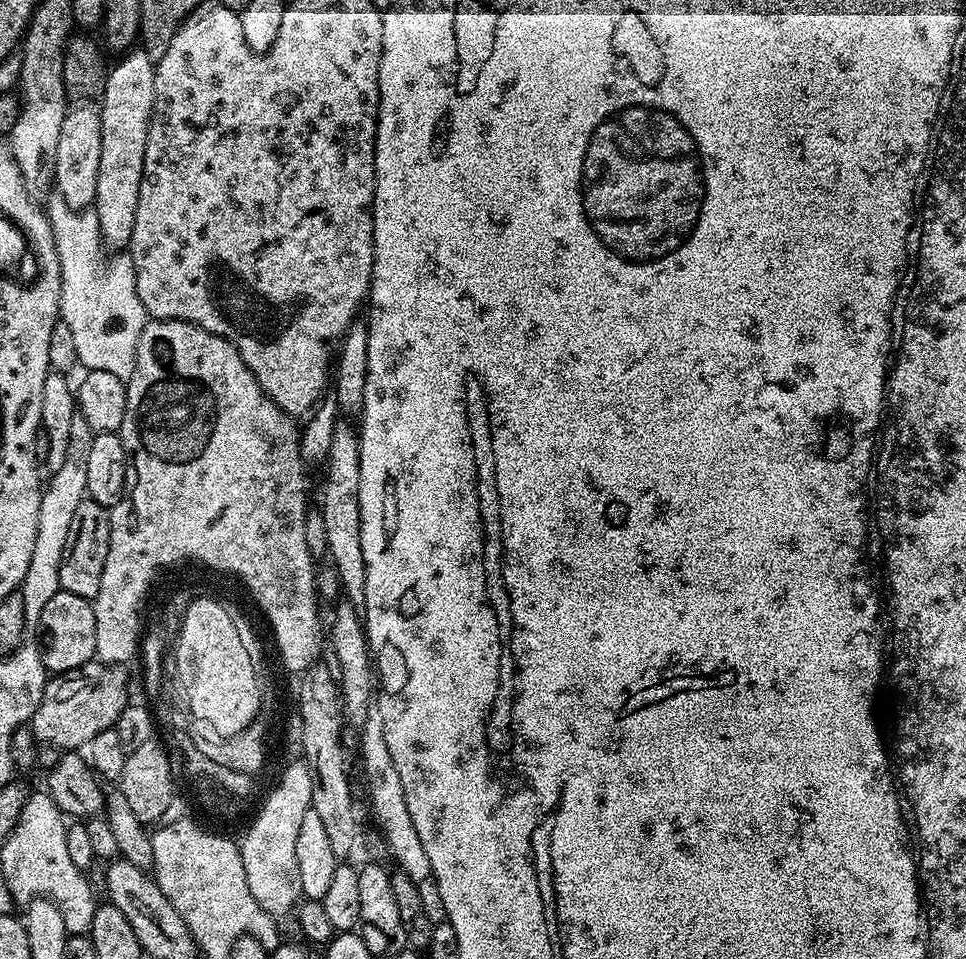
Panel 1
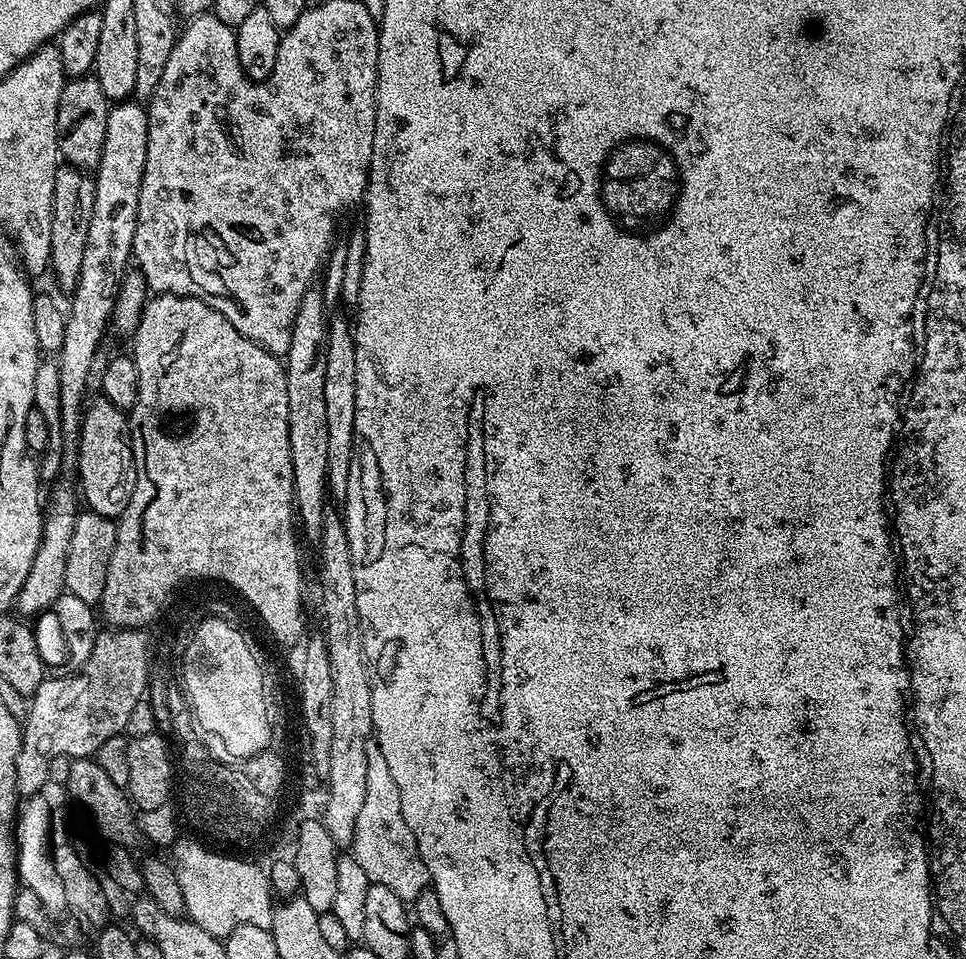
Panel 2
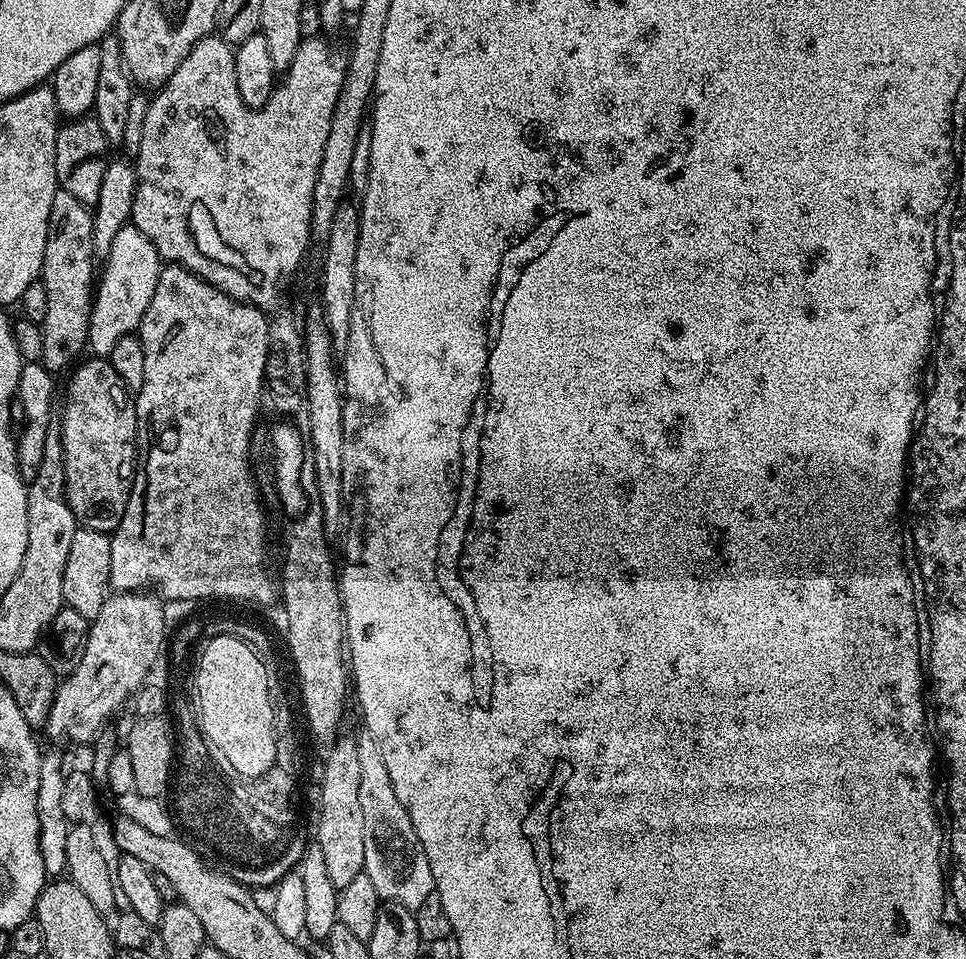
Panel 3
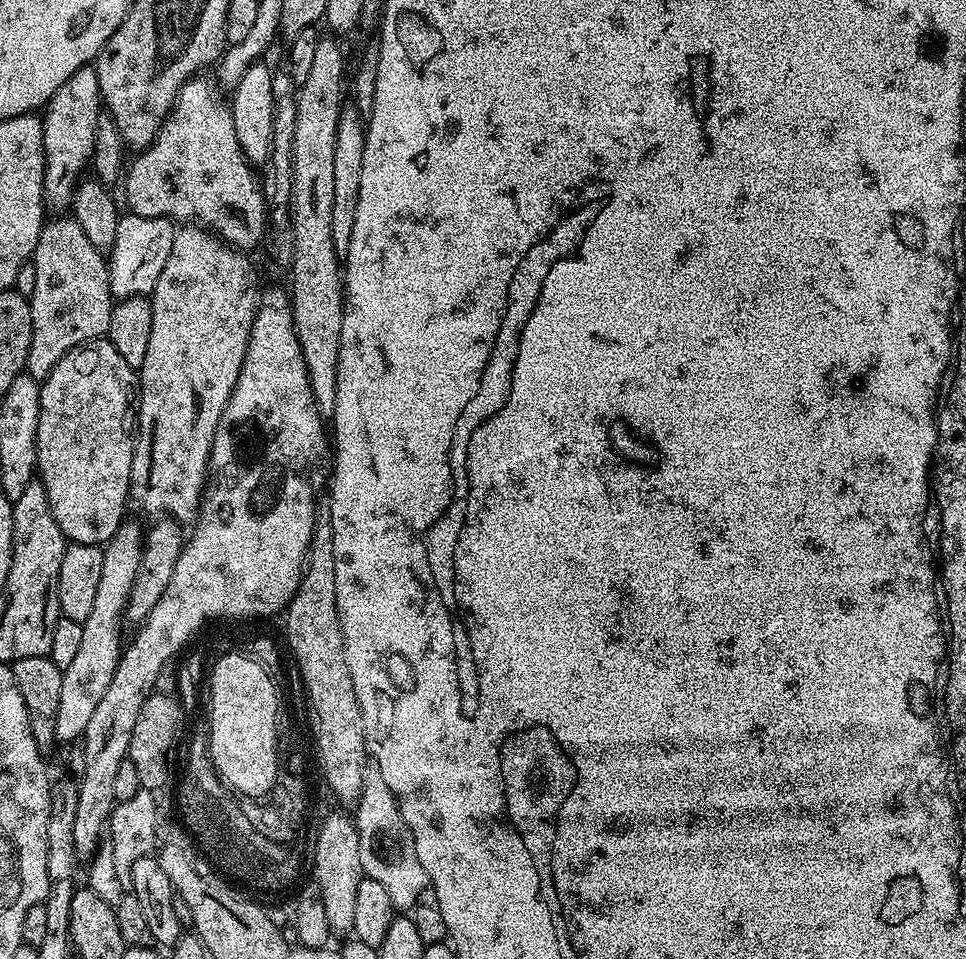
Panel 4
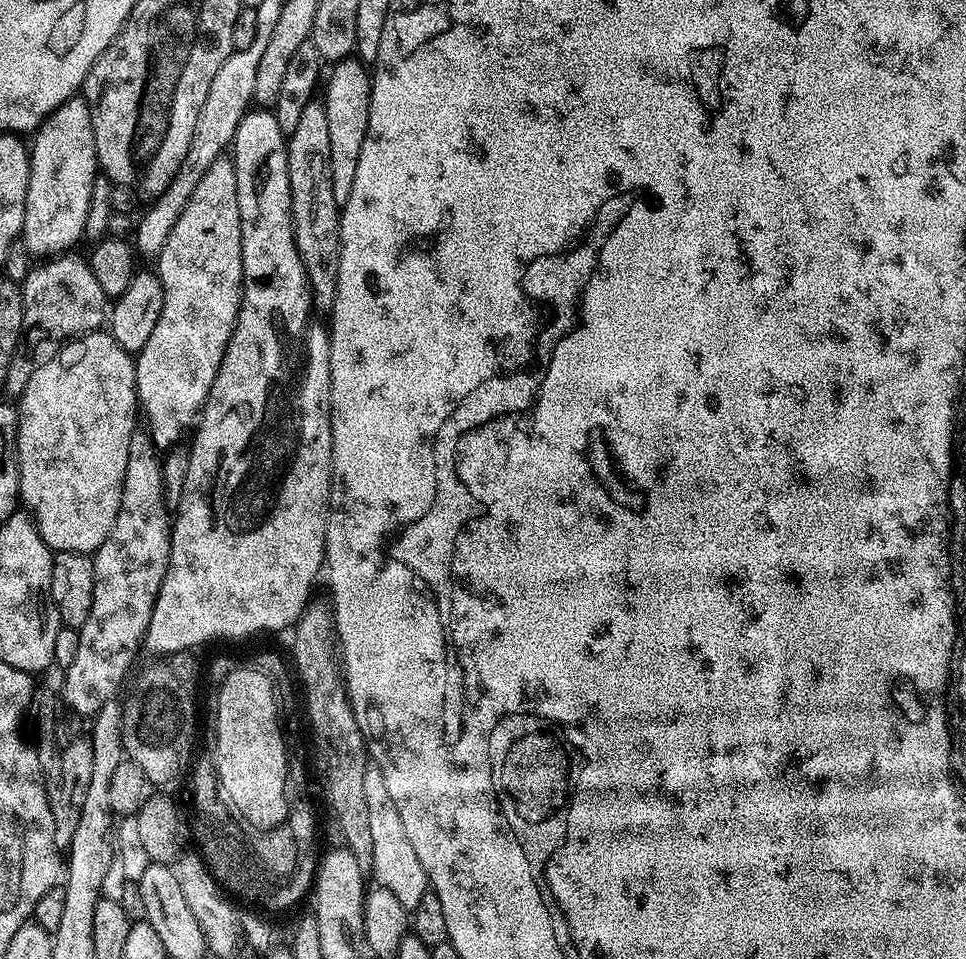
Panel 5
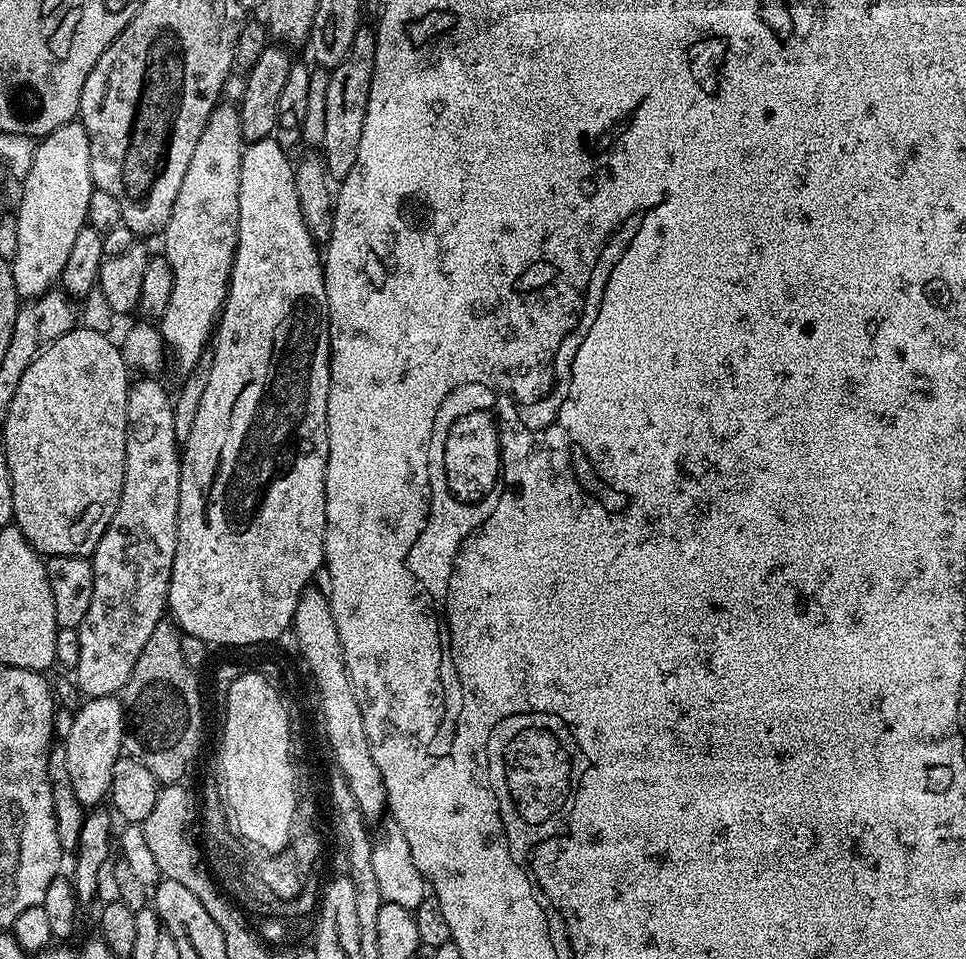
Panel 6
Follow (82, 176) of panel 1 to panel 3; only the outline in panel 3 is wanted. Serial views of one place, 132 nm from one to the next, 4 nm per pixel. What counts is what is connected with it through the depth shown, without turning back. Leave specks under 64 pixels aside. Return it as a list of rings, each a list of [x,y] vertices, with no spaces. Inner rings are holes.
[[[57,187],[54,202],[50,202],[50,222],[48,223],[48,241],[44,255],[42,279],[46,286],[46,318],[43,322],[42,363],[49,372],[59,374],[63,368],[69,368],[77,361],[76,355],[85,351],[88,342],[88,327],[94,301],[94,281],[98,276],[98,257],[94,250],[92,237],[93,213],[89,205],[78,202],[74,194]]]

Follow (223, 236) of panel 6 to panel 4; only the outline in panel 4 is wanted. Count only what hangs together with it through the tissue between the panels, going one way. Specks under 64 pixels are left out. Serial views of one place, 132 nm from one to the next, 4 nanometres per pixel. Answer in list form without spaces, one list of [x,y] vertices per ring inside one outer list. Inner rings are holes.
[[[177,227],[174,246],[170,246],[170,258],[166,258],[166,266],[162,266],[162,274],[158,274],[158,282],[150,294],[152,301],[150,343],[146,345],[146,358],[142,358],[138,369],[138,431],[134,437],[136,453],[132,459],[130,496],[134,504],[137,504],[142,511],[149,512],[152,518],[167,514],[180,522],[188,519],[191,521],[201,508],[204,485],[208,479],[208,455],[212,449],[214,434],[218,430],[222,414],[230,402],[230,394],[238,382],[238,374],[242,370],[242,362],[246,358],[246,346],[258,307],[258,291],[256,292],[255,286],[252,285],[252,264],[244,256],[247,255],[243,251],[233,248],[231,244],[225,242],[219,235],[213,234],[207,227]]]

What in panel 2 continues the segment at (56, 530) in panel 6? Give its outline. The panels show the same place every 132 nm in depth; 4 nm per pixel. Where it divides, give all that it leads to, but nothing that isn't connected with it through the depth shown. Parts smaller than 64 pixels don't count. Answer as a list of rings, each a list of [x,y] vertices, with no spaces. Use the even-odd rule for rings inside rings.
[[[97,398],[87,405],[80,421],[79,491],[89,509],[103,516],[120,517],[126,510],[136,485],[136,460],[132,456],[130,420],[125,409]]]

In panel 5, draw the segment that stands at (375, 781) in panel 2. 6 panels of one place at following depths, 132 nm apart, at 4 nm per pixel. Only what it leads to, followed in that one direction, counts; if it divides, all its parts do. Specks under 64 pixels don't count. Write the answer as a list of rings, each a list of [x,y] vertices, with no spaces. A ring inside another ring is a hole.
[[[369,766],[365,770],[366,806],[370,806],[370,835],[374,841],[374,862],[371,875],[376,876],[375,883],[379,887],[392,891],[409,910],[418,906],[422,894],[430,891],[428,875],[422,870],[422,862],[418,862],[418,854],[414,854],[414,846],[410,846],[410,838],[406,838],[406,829],[402,826],[402,818],[398,814],[398,806],[394,806],[394,798],[390,798],[390,789],[386,787],[386,778],[382,778],[382,770]]]

